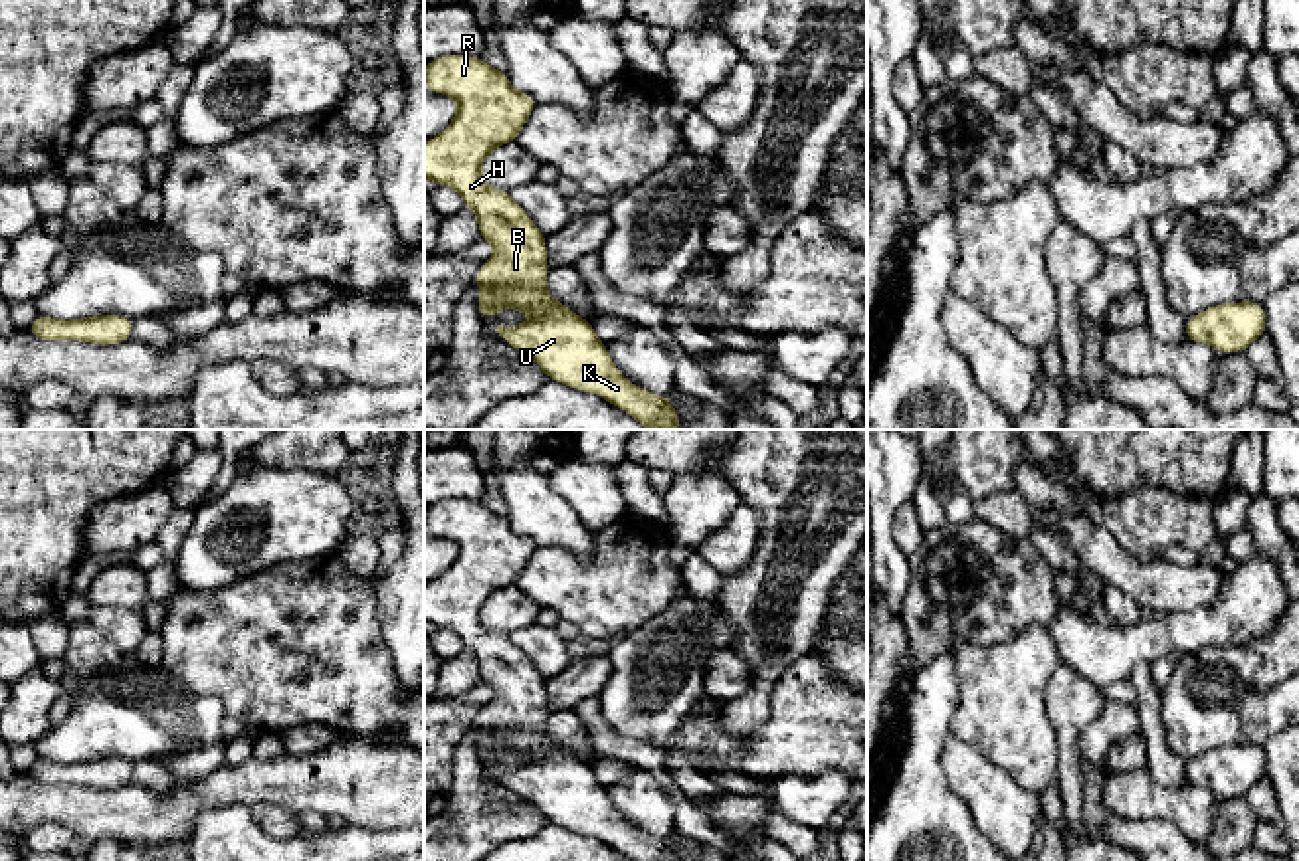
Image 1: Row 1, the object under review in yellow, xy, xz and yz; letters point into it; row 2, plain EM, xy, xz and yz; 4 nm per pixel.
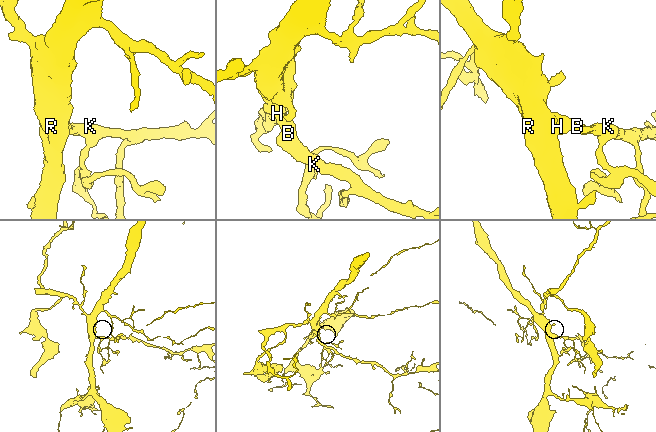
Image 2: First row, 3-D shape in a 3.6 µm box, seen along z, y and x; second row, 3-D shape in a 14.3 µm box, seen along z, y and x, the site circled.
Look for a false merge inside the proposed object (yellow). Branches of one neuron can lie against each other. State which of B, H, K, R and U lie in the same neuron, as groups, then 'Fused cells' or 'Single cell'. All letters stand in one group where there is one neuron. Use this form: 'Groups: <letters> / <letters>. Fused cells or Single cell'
Groups: B H K R U. Single cell

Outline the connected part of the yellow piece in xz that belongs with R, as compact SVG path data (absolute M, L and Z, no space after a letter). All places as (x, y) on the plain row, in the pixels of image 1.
M463 497L428 505L424 528L457 546L453 564L424 588L424 622L457 633L463 647L477 659L481 683L493 691L493 701L481 709L473 724L475 730L483 732L477 744L481 762L489 762L507 750L529 756L533 760L531 764L517 770L497 768L497 776L515 794L535 804L549 823L592 835L622 851L632 861L677 861L673 845L667 839L642 833L622 819L588 762L574 758L547 734L547 679L509 635L483 625L481 610L485 600L517 582L537 548L535 540L517 534L505 515L491 511L481 501Z

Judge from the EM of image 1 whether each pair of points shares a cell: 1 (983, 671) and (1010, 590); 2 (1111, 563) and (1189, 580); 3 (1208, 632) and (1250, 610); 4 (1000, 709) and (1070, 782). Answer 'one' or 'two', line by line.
1: two
2: one
3: one
4: two

